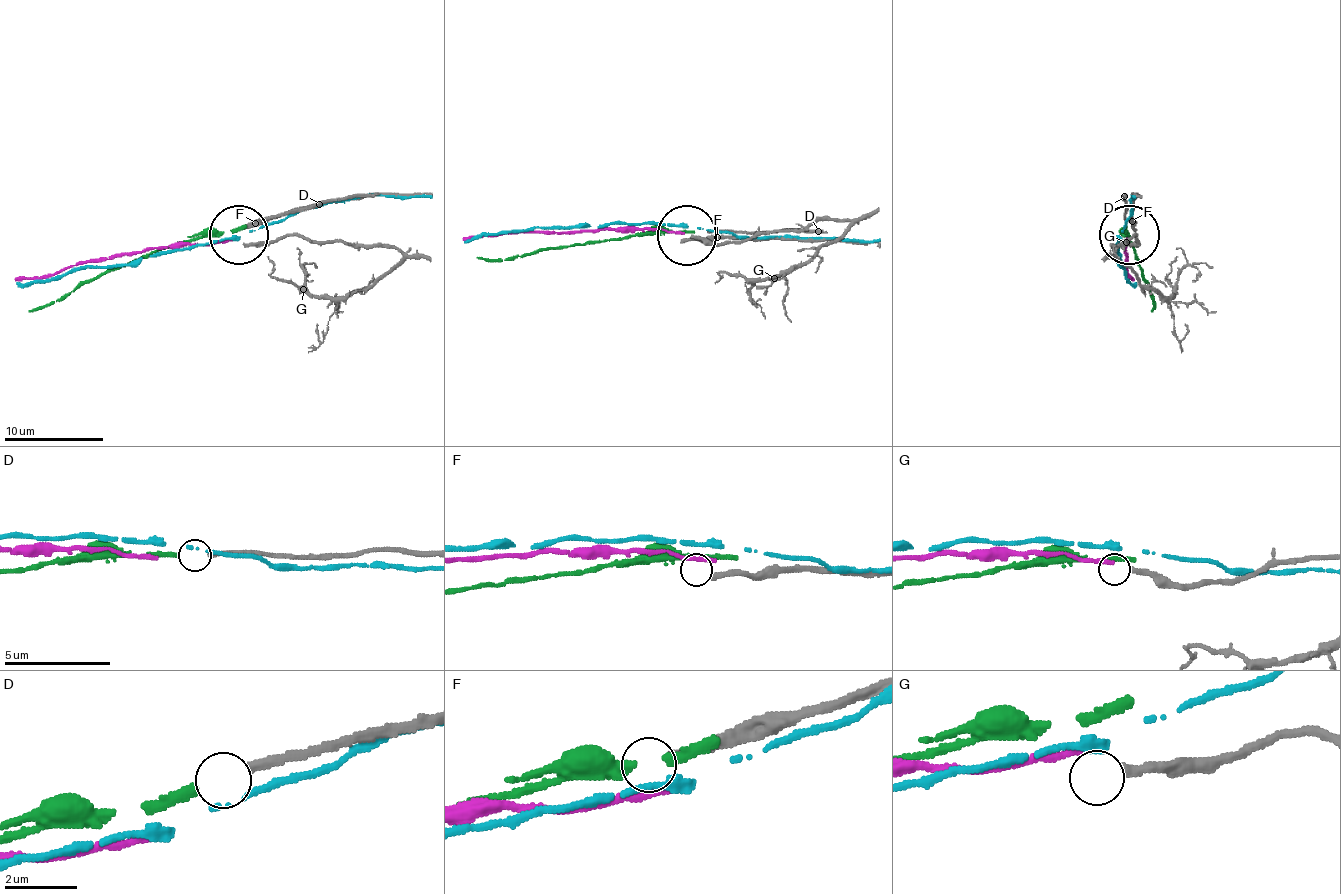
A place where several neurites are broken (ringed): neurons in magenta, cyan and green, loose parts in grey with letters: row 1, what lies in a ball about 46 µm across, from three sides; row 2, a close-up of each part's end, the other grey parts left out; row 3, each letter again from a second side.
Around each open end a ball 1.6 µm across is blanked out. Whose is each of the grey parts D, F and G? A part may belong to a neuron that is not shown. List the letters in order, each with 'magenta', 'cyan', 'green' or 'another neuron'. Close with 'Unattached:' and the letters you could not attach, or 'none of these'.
D: green
F: another neuron
G: another neuron
Unattached: F, G

